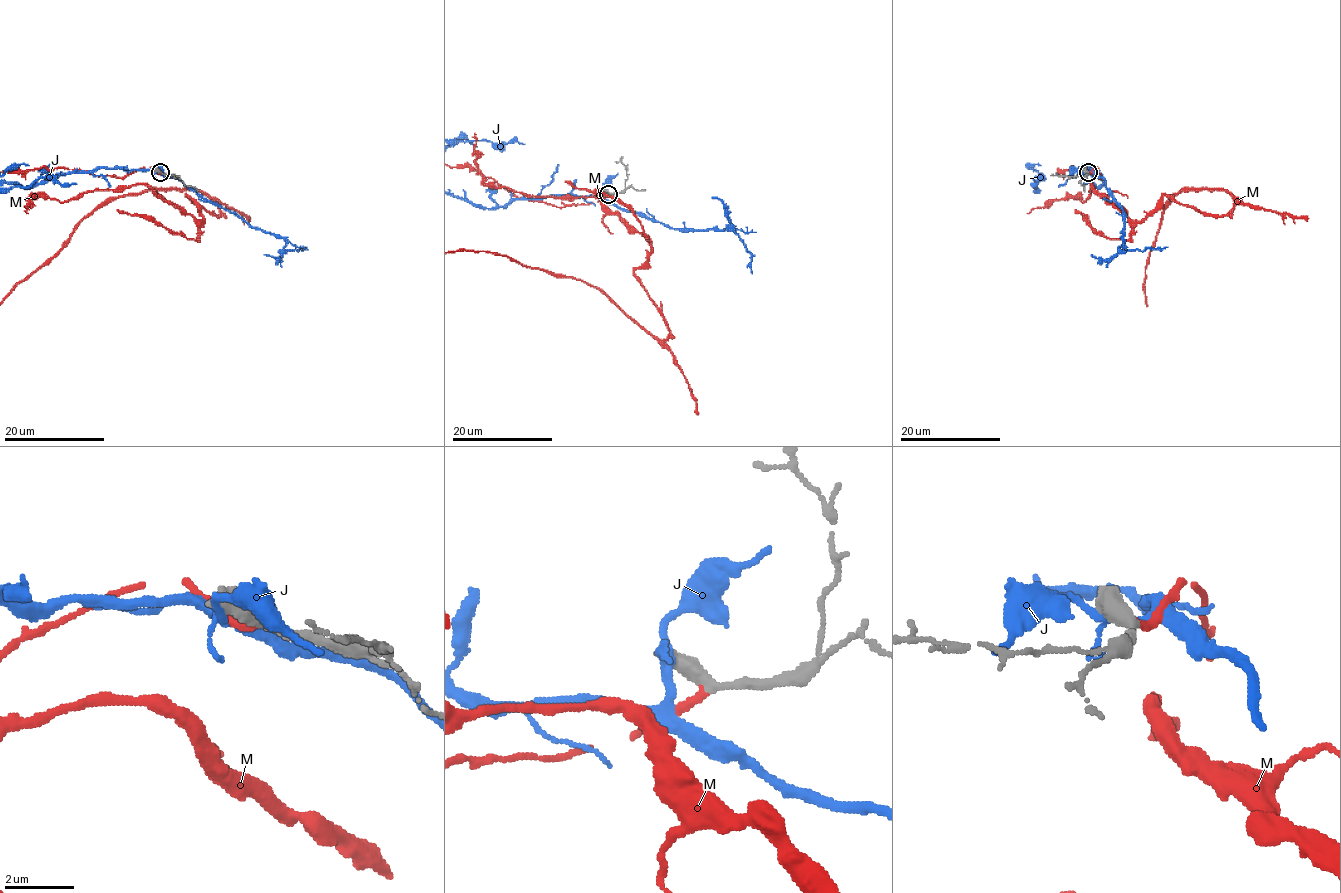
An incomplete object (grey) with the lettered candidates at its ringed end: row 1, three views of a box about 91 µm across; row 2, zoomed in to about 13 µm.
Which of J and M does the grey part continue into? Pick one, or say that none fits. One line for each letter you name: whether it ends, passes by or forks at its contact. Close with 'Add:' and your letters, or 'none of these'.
M: it ends
Add: M

